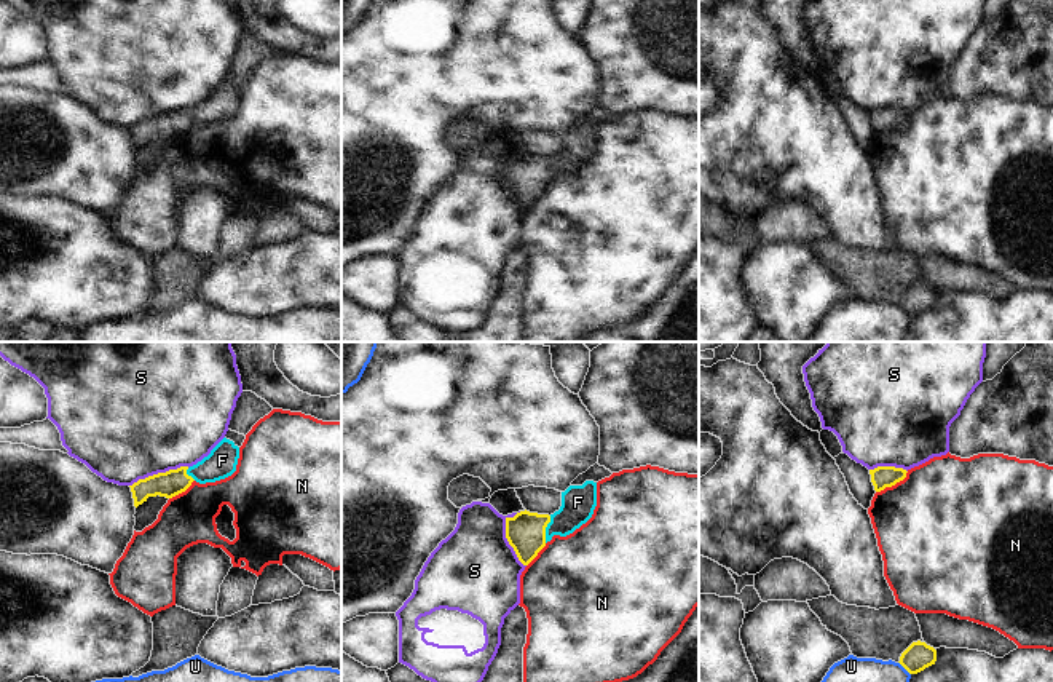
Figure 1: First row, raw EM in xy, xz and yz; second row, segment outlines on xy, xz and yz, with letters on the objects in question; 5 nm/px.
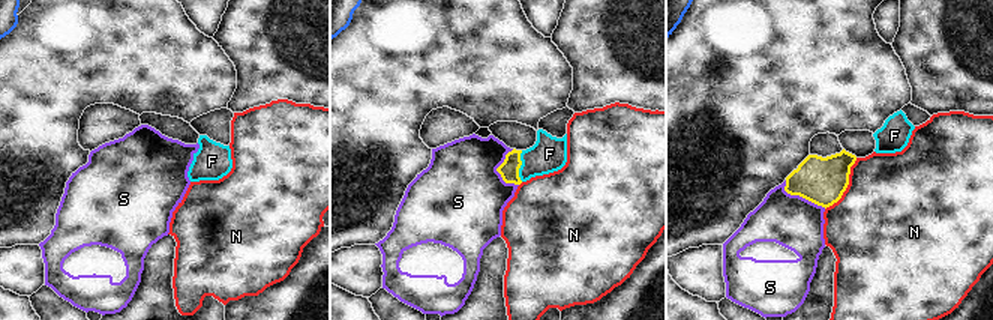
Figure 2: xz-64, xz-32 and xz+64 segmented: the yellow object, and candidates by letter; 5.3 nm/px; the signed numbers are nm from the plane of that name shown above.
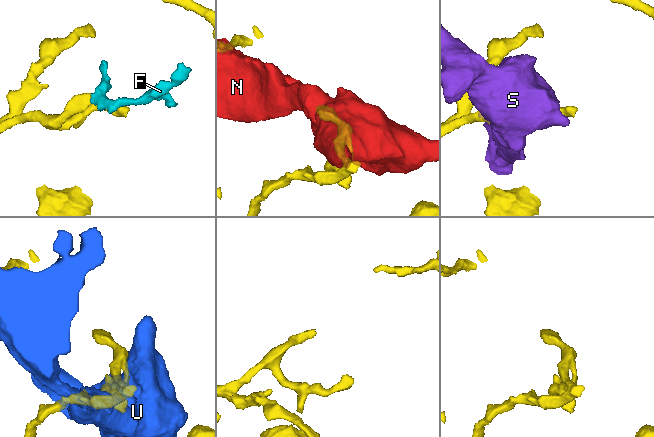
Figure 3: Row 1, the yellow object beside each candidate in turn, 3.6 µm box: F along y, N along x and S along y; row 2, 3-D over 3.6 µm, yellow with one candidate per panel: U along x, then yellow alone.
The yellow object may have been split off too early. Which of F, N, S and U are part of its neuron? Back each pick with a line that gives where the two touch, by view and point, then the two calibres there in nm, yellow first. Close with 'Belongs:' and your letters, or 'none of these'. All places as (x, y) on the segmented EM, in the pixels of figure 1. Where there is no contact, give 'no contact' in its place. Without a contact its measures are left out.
F: meets yellow in xz at (544, 529); 200 nm thick on the yellow side, 180 nm on the other
Belongs: F

